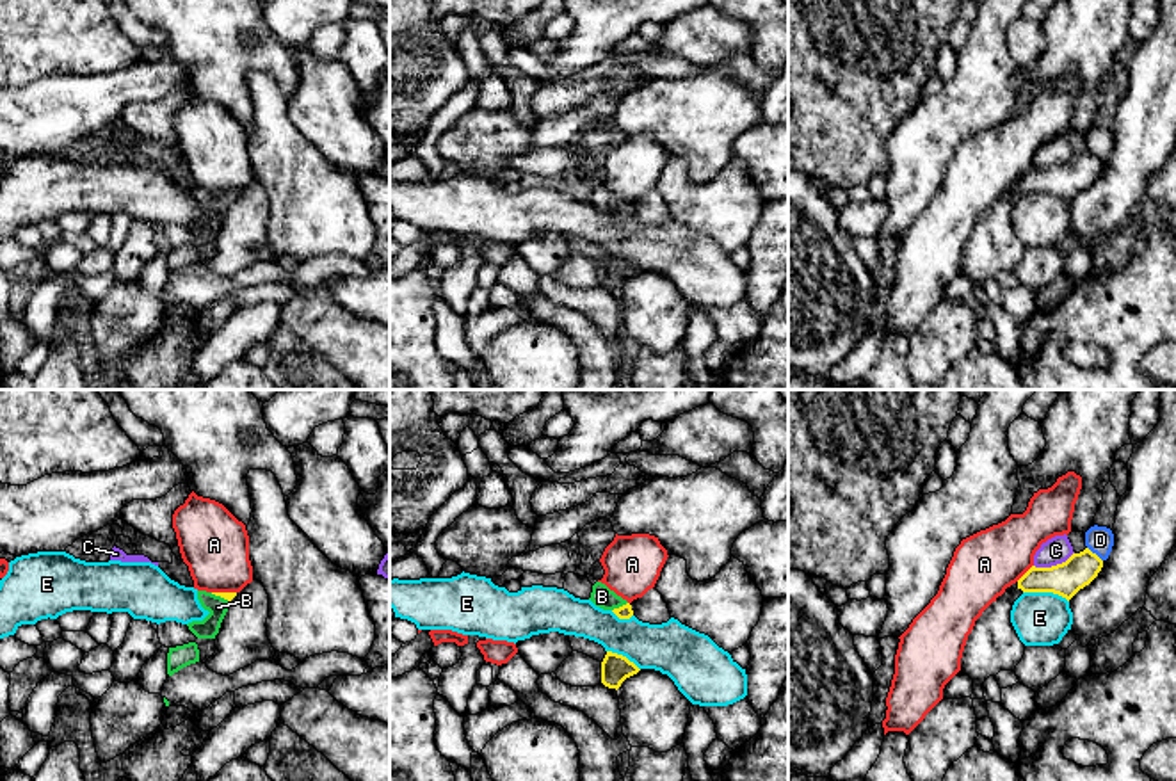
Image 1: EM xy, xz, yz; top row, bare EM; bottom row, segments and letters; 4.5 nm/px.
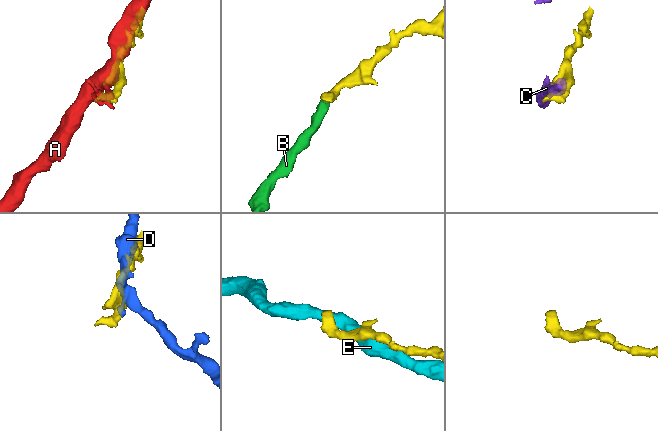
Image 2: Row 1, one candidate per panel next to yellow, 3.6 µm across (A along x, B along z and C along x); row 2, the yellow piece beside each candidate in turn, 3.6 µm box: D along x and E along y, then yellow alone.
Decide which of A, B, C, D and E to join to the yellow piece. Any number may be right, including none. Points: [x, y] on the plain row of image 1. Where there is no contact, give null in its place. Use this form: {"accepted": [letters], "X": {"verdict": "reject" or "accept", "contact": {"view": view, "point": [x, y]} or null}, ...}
{"accepted": ["B"], "A": {"verdict": "reject", "contact": {"view": "yz", "point": [1025, 175]}}, "B": {"verdict": "accept", "contact": {"view": "xz", "point": [620, 209]}}, "C": {"verdict": "reject", "contact": {"view": "yz", "point": [1054, 168]}}, "D": {"verdict": "reject", "contact": {"view": "yz", "point": [1095, 155]}}, "E": {"verdict": "reject", "contact": {"view": "yz", "point": [1047, 193]}}}

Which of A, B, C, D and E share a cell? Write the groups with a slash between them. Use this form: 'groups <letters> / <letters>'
groups A / B / C / D / E

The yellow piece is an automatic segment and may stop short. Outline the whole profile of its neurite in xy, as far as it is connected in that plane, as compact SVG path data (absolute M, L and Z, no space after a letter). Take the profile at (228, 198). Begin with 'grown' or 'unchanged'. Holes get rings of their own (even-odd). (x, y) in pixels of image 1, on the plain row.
grown; M197 192L197 201L205 212L210 215L203 222L189 224L189 231L197 240L215 240L219 235L221 224L228 213L230 203L237 197L237 194L206 194Z

